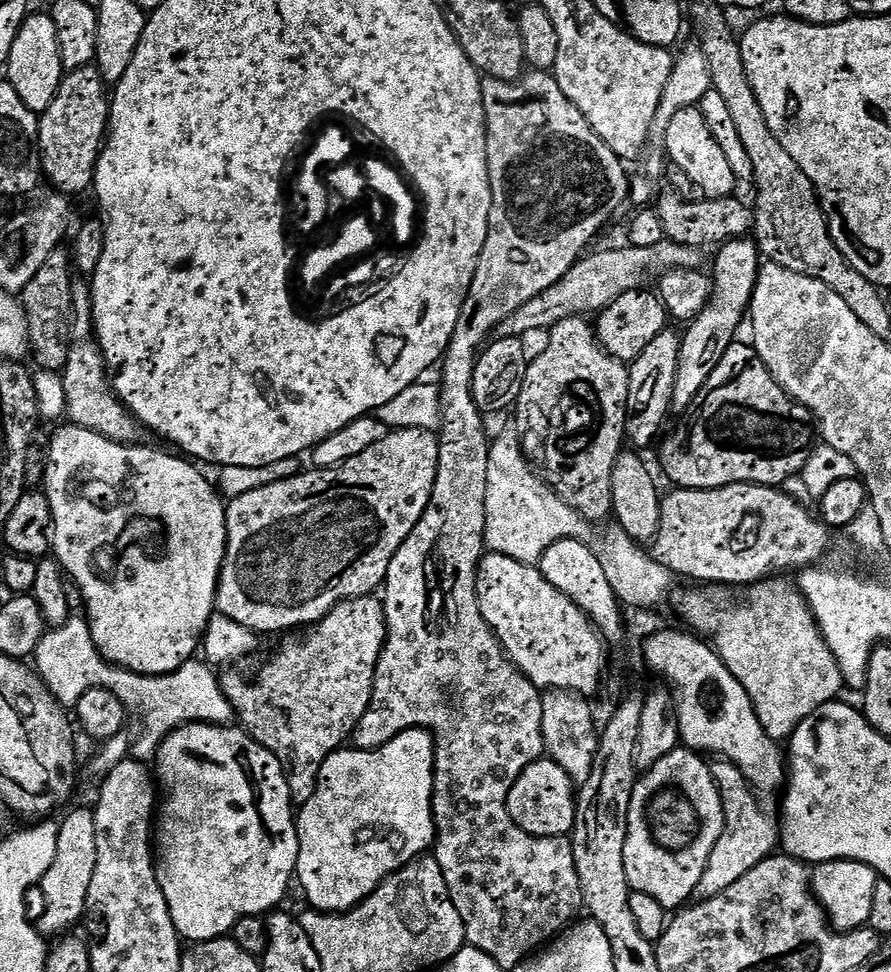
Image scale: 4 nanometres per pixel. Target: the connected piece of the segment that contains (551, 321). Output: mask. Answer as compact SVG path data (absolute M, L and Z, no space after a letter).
M663 238L652 247L626 246L620 250L606 250L592 256L587 255L581 257L573 264L569 272L564 275L560 281L552 285L550 288L542 291L538 296L528 300L526 304L520 306L516 312L503 320L493 331L493 335L497 341L511 341L514 336L522 336L530 332L542 330L549 331L558 322L570 318L581 317L587 315L586 312L599 313L607 308L611 303L616 301L618 297L629 292L635 291L637 288L643 287L648 275L663 277L665 274L674 271L679 272L698 272L704 267L705 251L698 247L690 247L688 245L680 245L674 241Z

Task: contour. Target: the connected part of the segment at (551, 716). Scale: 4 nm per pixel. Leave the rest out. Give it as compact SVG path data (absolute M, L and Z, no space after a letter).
M547 691L540 701L545 751L552 762L559 765L566 772L569 781L576 786L586 782L593 766L593 758L598 748L599 735L597 727L592 724L591 704L579 693L562 691Z

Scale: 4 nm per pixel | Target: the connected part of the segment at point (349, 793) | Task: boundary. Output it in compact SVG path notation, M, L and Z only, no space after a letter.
M411 728L402 734L398 734L390 742L381 744L375 748L373 752L357 750L357 752L344 752L345 750L337 750L329 754L320 766L320 772L315 778L315 785L312 790L312 796L308 800L303 801L300 816L295 817L296 825L296 862L294 865L295 883L300 883L300 888L304 891L304 896L310 903L316 907L315 911L320 914L343 914L351 912L357 904L360 904L371 894L378 885L388 876L393 876L395 872L401 871L411 862L415 856L420 856L424 851L429 851L430 845L434 840L434 830L432 832L432 816L428 813L428 800L424 797L424 783L434 772L433 751L434 741L433 735L427 728Z

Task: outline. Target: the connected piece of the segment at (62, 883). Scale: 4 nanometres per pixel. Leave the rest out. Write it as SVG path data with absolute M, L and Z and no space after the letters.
M76 808L65 819L61 819L57 838L57 856L42 881L44 888L44 913L38 921L38 928L45 937L55 932L67 933L71 924L79 925L84 914L84 903L90 886L92 870L96 864L95 818L93 809Z

